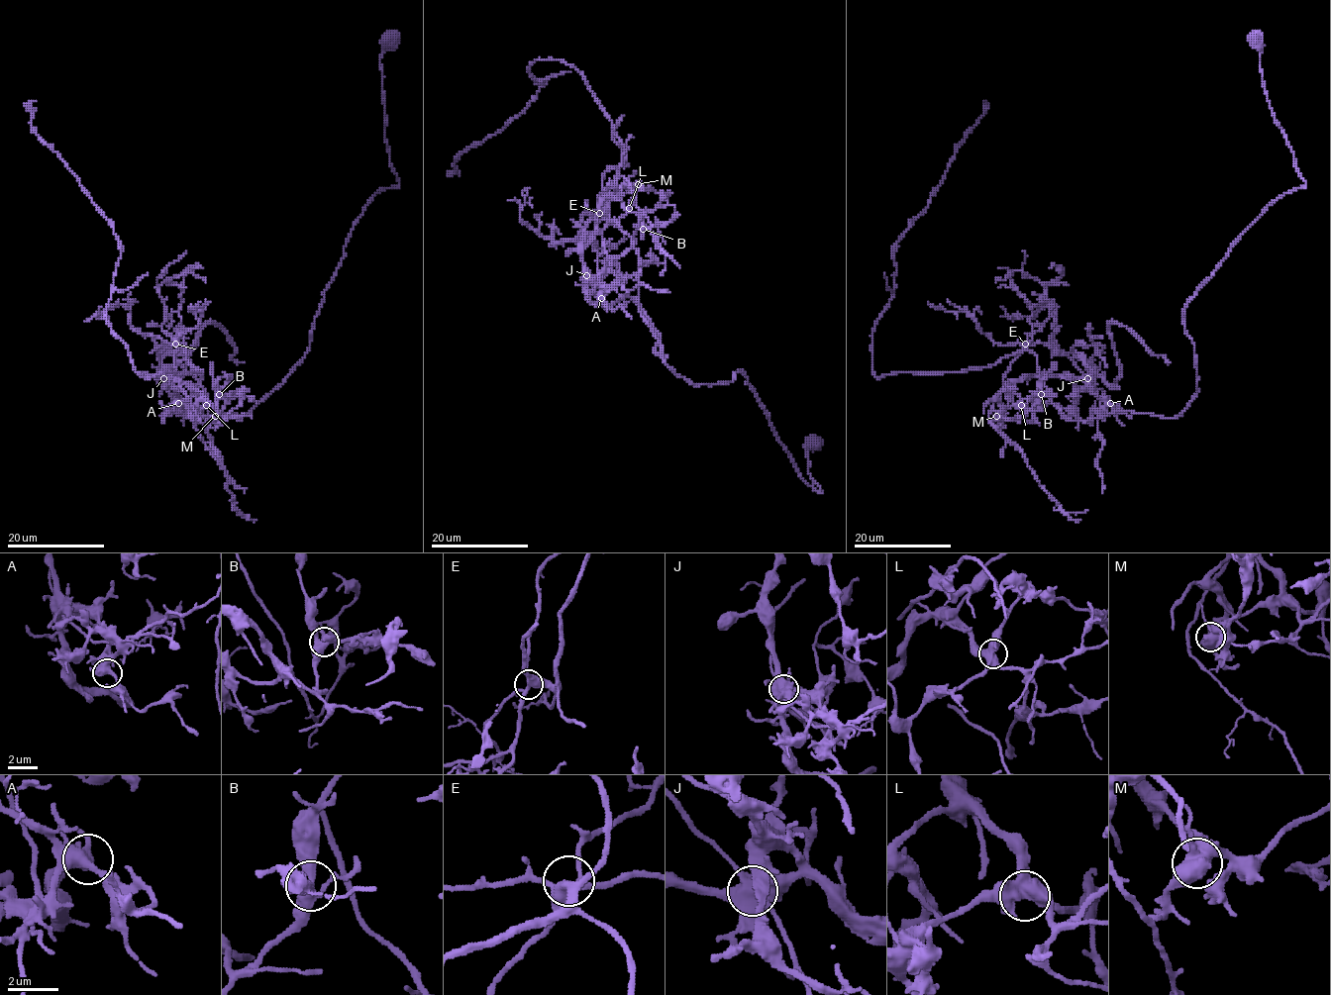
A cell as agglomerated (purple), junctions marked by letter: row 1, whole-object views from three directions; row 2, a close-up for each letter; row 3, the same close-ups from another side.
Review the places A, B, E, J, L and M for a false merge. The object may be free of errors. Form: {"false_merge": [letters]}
{"false_merge": ["J"]}

